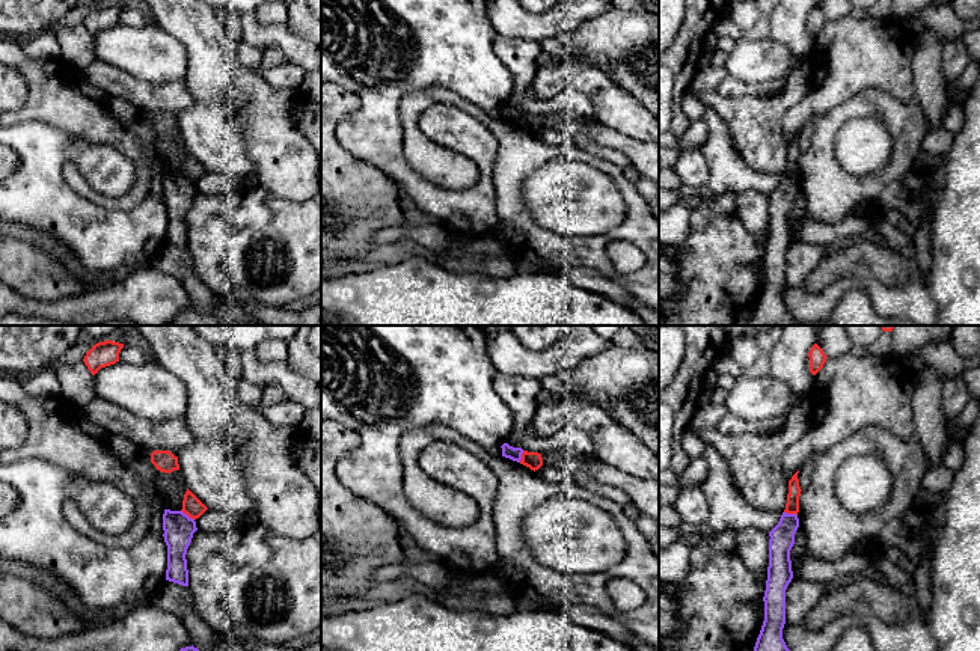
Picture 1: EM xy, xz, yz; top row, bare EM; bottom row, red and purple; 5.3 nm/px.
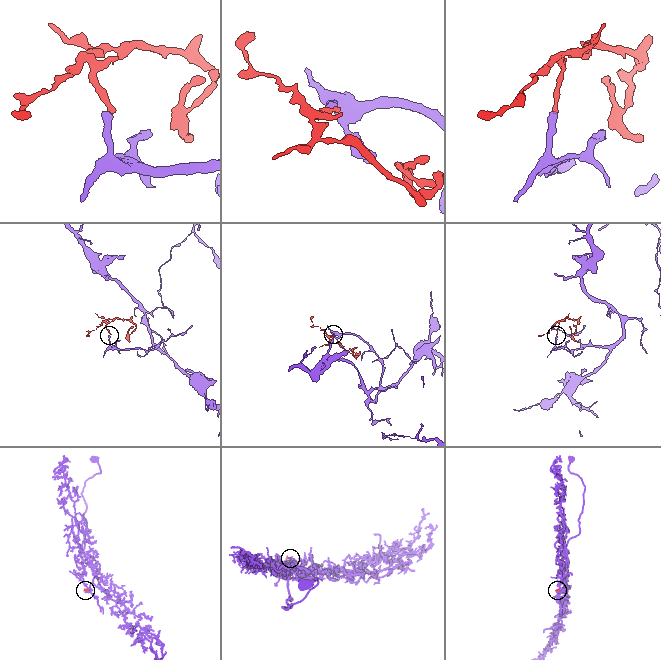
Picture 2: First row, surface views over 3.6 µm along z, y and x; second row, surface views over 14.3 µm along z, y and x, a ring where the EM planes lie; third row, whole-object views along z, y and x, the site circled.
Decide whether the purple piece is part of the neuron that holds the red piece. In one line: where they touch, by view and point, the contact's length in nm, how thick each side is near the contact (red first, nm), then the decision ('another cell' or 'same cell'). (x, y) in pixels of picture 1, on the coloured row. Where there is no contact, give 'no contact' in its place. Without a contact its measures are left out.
xy (187, 514) | 90 nm | 100/160 nm | another cell

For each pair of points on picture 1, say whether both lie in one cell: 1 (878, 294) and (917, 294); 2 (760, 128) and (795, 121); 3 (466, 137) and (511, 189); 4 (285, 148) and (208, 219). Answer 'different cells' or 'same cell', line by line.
1: same cell
2: different cells
3: different cells
4: different cells

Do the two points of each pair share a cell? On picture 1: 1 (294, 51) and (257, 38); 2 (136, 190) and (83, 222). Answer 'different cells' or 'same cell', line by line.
1: same cell
2: different cells

